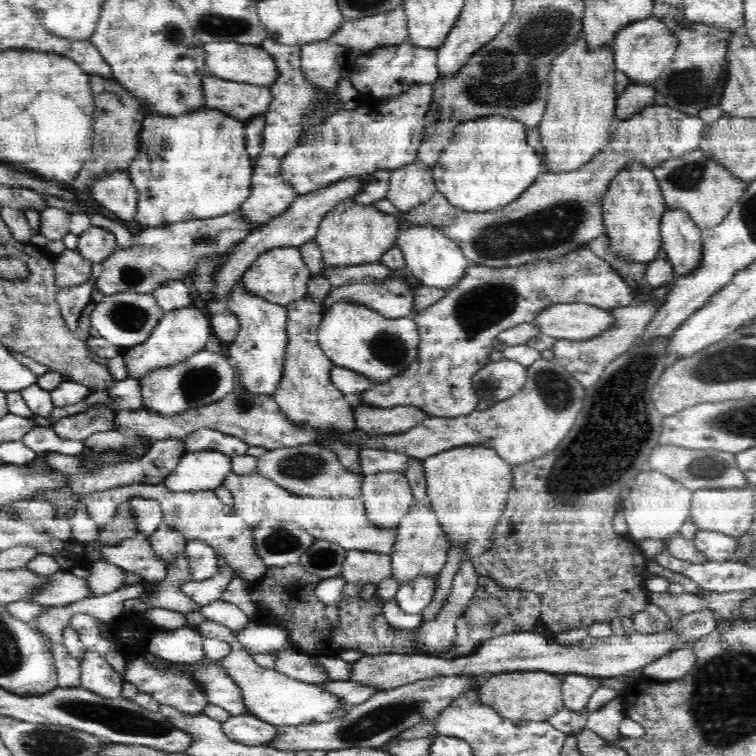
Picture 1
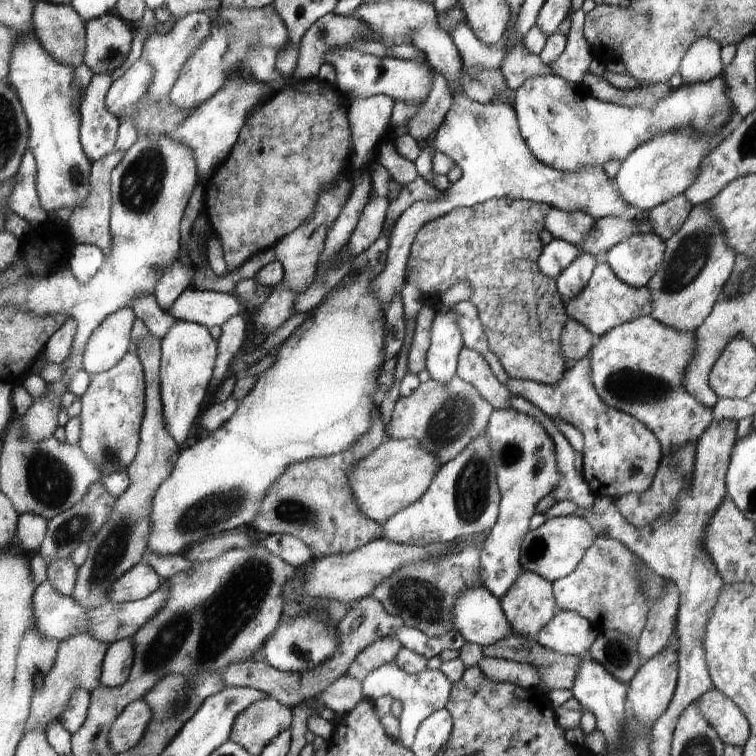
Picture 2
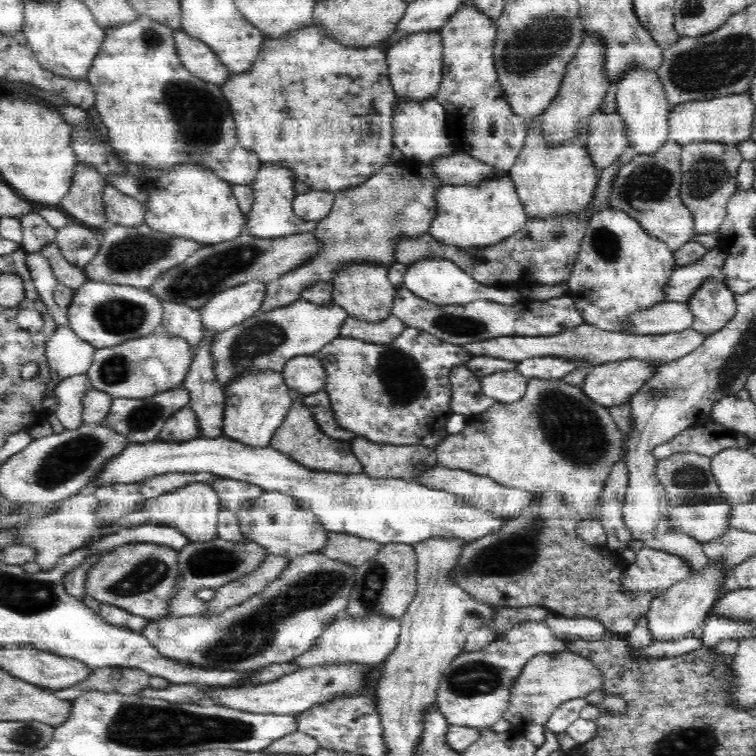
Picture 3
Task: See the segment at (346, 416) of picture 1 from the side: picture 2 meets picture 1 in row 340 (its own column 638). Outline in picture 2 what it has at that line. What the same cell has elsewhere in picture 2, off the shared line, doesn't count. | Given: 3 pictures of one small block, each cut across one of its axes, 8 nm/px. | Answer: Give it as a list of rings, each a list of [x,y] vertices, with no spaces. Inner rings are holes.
[[[605,262],[604,264],[596,264],[587,288],[573,301],[564,306],[569,317],[586,325],[590,332],[596,338],[599,338],[618,325],[652,314],[654,310],[654,298],[647,286],[631,287],[622,282],[614,270]]]

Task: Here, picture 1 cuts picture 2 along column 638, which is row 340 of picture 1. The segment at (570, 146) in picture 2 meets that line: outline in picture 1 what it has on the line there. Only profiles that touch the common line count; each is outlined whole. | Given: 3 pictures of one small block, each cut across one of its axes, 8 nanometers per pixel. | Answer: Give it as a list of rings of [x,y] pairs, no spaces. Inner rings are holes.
[[[121,292],[105,295],[104,300],[96,304],[91,312],[90,322],[93,333],[103,336],[119,347],[134,347],[149,338],[154,327],[165,315],[154,295],[138,292]]]

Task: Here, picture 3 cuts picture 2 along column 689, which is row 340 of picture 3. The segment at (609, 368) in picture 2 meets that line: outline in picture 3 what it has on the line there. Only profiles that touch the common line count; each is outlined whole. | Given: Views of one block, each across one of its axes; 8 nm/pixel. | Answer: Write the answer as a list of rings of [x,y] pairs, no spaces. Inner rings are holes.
[[[406,327],[389,343],[374,343],[358,337],[339,336],[331,340],[315,357],[326,369],[325,390],[328,392],[338,424],[352,431],[354,436],[366,437],[378,443],[395,445],[419,444],[436,448],[448,435],[445,423],[451,416],[450,370],[465,364],[475,354],[462,345],[440,340],[422,329]]]

